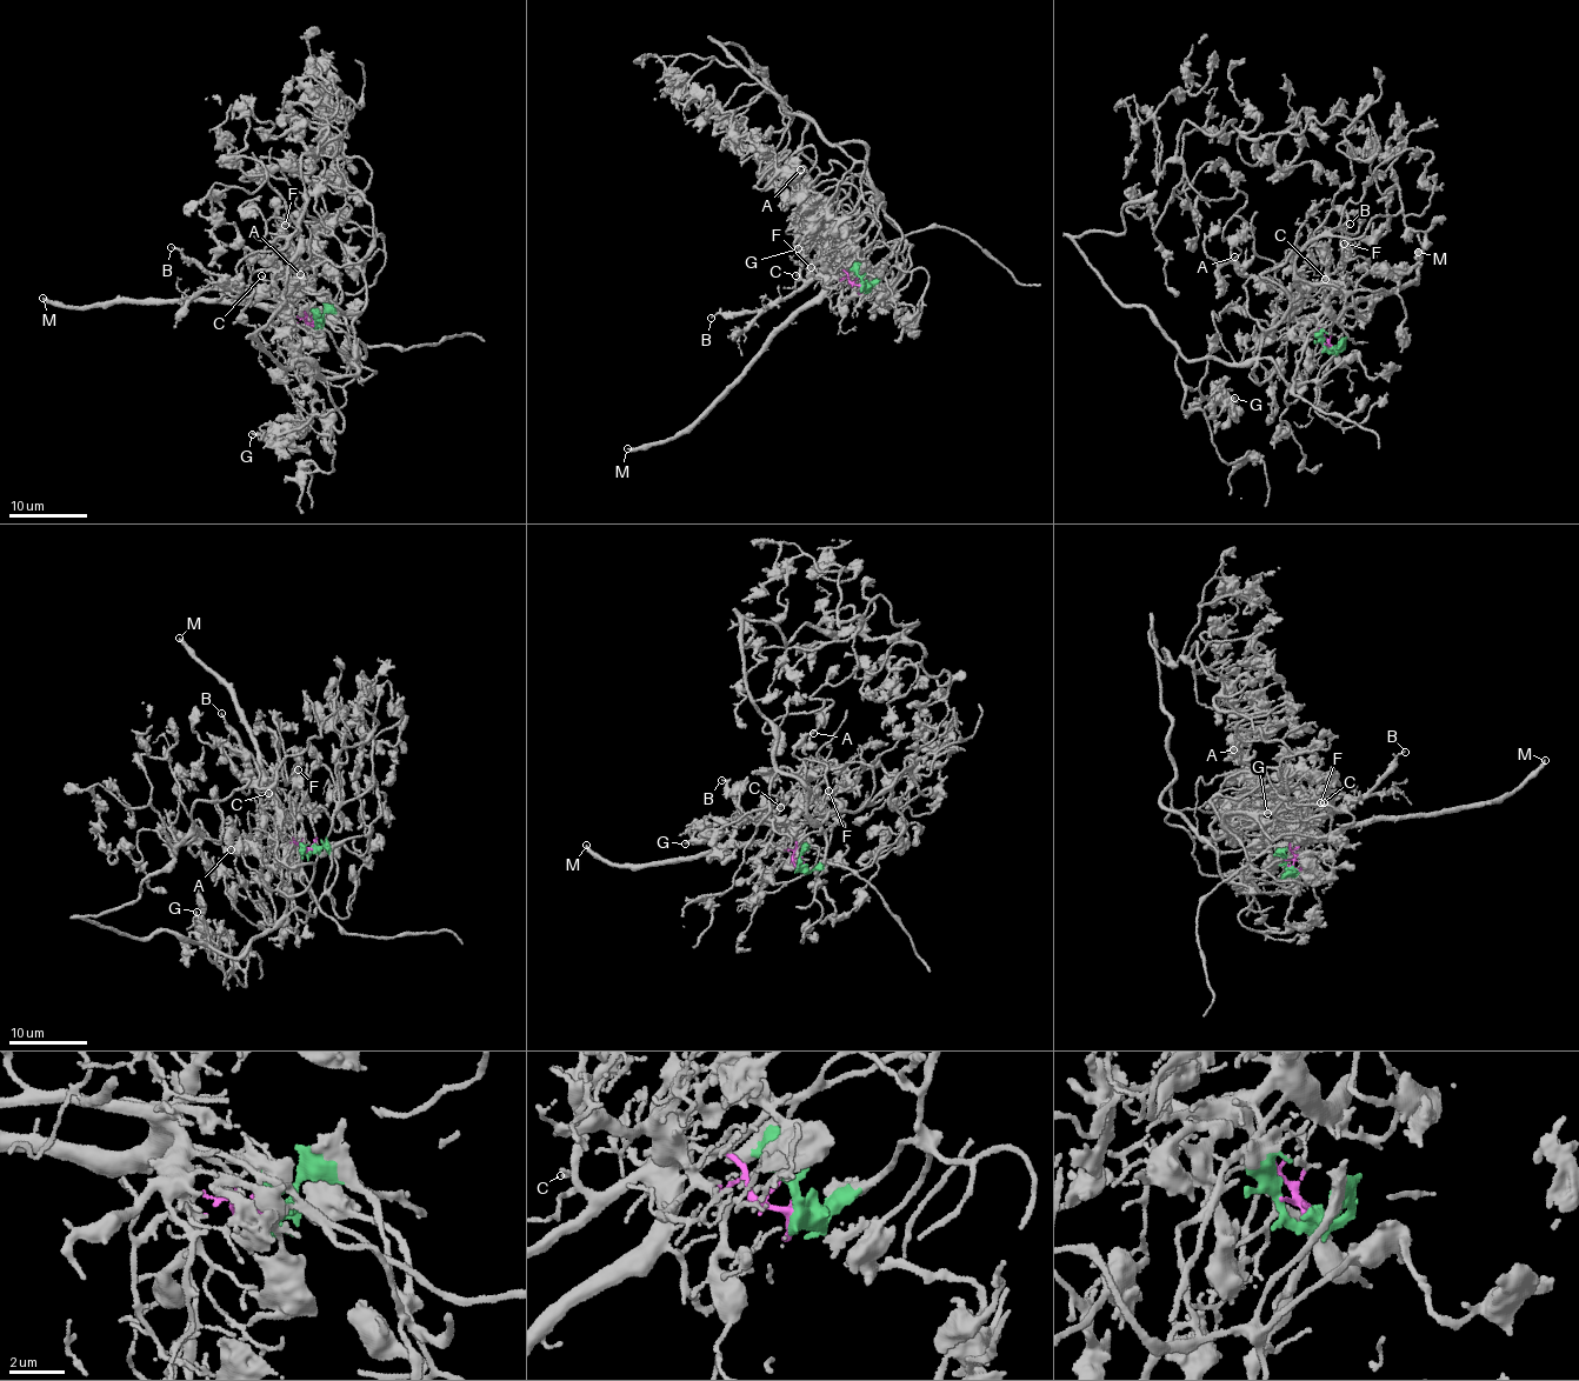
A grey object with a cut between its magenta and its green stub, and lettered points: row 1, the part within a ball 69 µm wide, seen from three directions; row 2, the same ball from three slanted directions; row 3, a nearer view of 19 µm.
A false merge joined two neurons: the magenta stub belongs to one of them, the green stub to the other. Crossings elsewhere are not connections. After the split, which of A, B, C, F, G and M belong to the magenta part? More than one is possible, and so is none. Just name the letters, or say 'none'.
B, C, F, M

